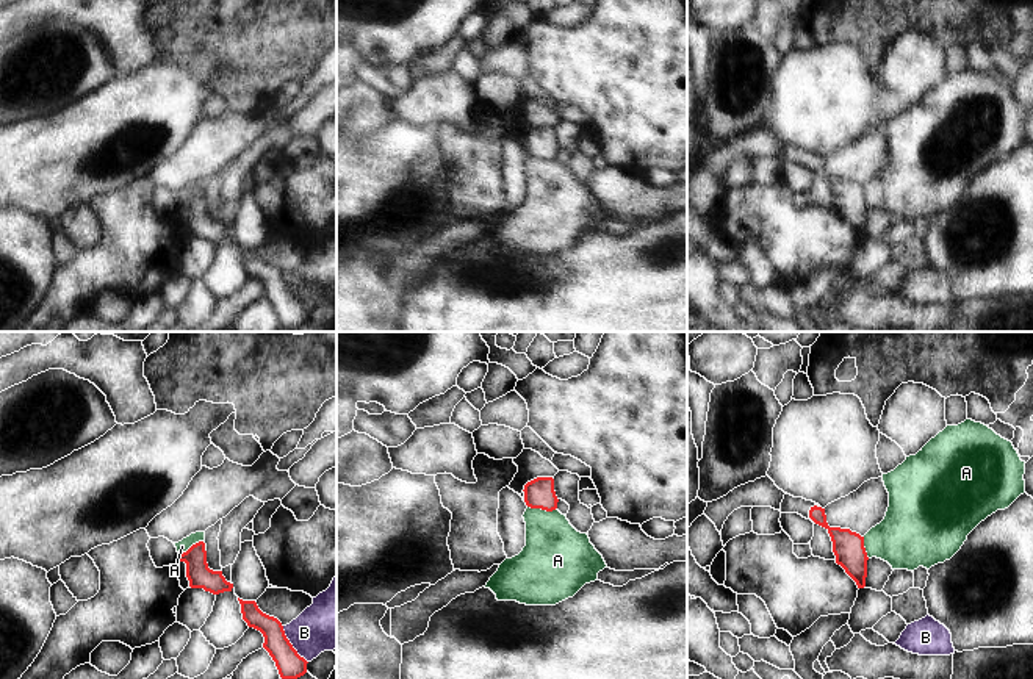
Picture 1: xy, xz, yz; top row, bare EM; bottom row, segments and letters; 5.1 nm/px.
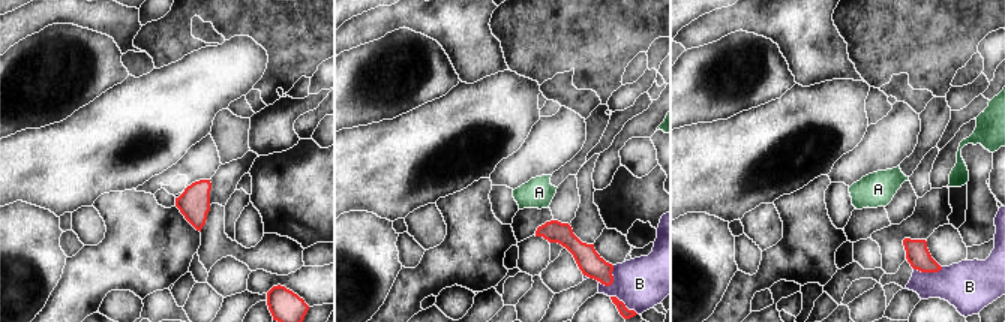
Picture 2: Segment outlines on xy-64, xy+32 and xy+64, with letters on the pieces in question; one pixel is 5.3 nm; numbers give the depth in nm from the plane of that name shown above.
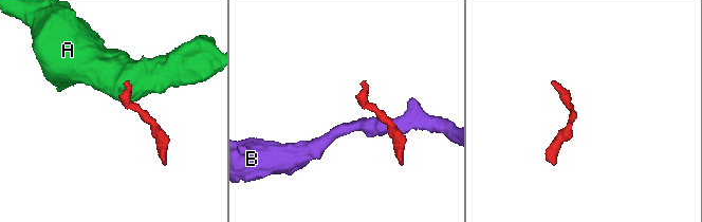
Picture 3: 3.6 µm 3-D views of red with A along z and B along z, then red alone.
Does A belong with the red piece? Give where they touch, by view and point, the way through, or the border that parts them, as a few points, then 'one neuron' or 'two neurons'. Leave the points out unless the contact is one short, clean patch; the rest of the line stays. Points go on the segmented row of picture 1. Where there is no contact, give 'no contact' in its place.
meets red in xy at (193, 545); border along xy (205, 545), (202, 542), (193, 543), (179, 554); two neurons

